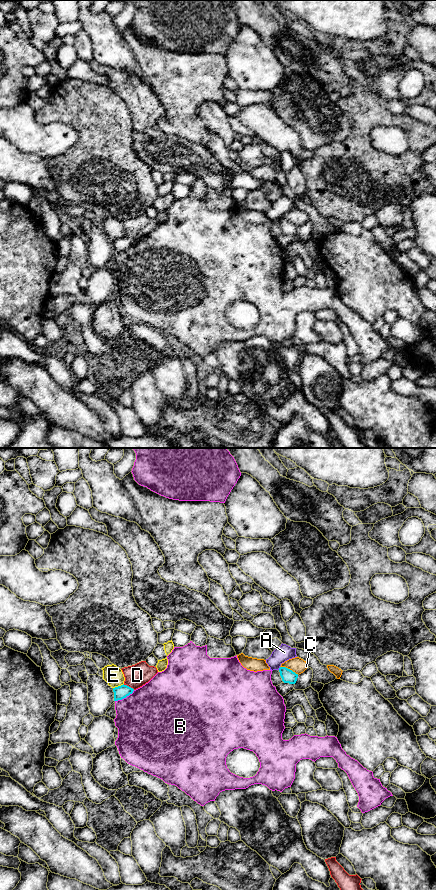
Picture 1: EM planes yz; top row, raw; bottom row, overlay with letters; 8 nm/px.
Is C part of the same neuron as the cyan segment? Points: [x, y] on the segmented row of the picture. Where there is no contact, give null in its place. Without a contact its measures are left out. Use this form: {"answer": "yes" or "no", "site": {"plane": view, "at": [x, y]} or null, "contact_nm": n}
{"answer": "no", "site": {"plane": "yz", "at": [289, 669]}, "contact_nm": 170}

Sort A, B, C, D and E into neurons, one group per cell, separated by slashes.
A / B / C / D / E

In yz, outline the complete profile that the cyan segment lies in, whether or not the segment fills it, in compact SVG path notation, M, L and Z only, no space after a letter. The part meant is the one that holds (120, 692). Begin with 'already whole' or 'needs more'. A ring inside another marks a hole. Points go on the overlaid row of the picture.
already whole; M121 685L118 687L113 688L114 692L114 701L122 700L132 694L134 691L133 688L127 686L127 685Z

